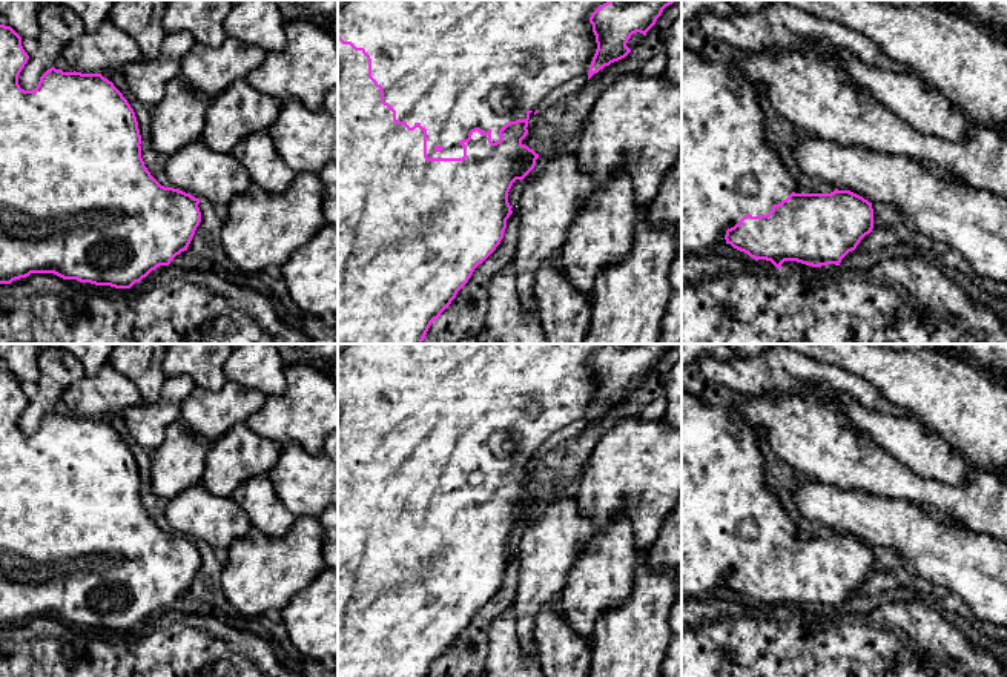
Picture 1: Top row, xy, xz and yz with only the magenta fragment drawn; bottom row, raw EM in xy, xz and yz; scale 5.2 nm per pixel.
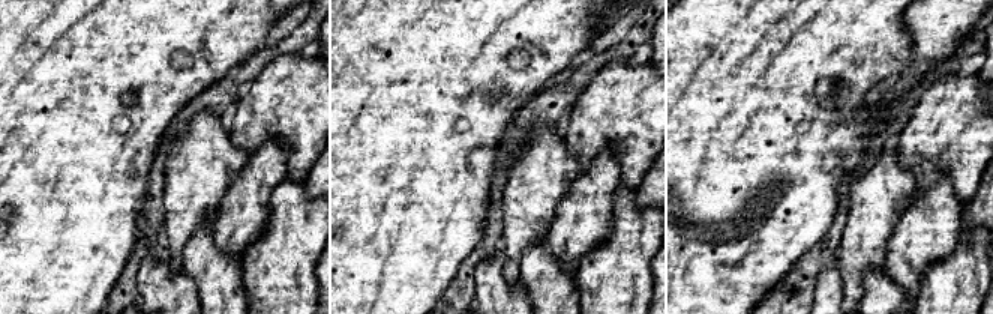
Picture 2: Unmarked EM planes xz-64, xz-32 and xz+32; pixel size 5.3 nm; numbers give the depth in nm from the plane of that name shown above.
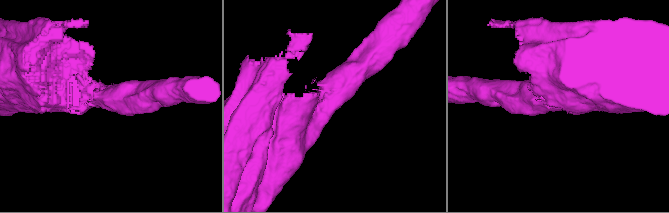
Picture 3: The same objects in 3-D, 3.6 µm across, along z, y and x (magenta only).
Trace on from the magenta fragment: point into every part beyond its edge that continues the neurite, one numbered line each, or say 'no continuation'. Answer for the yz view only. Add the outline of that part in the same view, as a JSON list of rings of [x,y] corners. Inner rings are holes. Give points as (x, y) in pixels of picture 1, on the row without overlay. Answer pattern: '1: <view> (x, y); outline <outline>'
1: yz (728, 513); outline [[[682,388],[682,599],[708,597],[725,582],[726,574],[738,568],[745,559],[768,559],[774,548],[780,548],[792,536],[800,537],[795,520],[786,513],[781,500],[766,485],[764,459],[760,451],[757,430],[731,416],[723,405],[709,404]]]

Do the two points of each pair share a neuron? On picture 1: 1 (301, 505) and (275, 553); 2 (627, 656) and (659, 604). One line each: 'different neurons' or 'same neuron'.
1: different neurons
2: same neuron

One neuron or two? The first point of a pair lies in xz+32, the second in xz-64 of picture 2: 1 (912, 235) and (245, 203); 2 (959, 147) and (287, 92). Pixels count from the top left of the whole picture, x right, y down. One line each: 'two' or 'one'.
1: one
2: one

